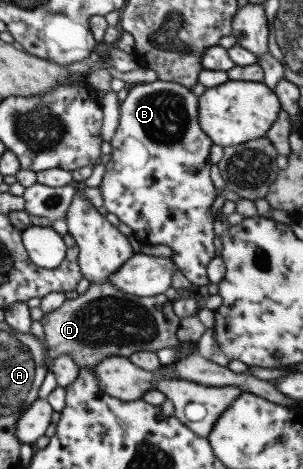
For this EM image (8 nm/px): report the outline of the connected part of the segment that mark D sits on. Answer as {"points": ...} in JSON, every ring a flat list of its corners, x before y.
{"points":[[91,282,87,291,74,299,65,299,63,305,40,322,45,329,48,356,51,360,71,355,77,366,94,367,111,356,131,356,138,350,156,351,179,344,177,330,180,319,174,314,172,303,165,293,150,297,129,294,109,282]]}

